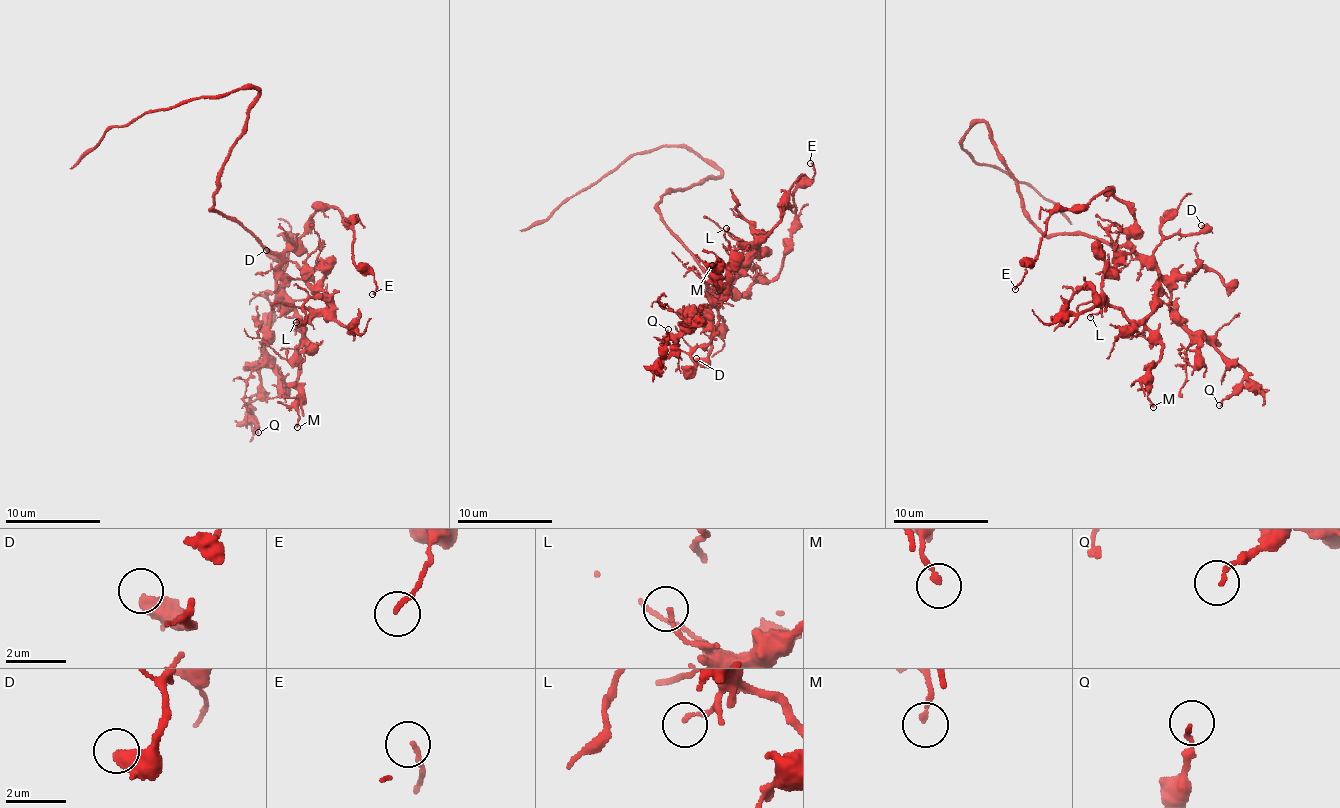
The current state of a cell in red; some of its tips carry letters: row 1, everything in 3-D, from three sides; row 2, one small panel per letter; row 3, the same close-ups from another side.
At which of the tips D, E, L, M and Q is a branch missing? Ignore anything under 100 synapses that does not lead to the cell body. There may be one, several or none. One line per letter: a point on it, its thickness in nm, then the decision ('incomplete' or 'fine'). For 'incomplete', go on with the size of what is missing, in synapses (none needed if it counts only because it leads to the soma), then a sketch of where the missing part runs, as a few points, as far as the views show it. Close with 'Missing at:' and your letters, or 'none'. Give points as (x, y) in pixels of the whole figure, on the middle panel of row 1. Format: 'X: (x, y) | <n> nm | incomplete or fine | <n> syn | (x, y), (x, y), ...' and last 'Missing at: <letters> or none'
D: (696, 358) | 480 nm | fine
E: (810, 163) | 150 nm | fine
L: (726, 228) | 130 nm | fine
M: (712, 265) | 170 nm | fine
Q: (668, 329) | 110 nm | fine
Missing at: none

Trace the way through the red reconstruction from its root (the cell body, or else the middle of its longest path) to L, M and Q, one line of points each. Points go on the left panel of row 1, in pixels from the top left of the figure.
L: (213, 197), (213, 209), (237, 221), (262, 246), (280, 252), (323, 292), (326, 306), (296, 322)
M: (213, 197), (213, 209), (237, 221), (278, 257), (286, 304), (295, 313), (302, 335), (297, 350), (297, 427)
Q: (213, 197), (213, 209), (278, 257), (281, 292), (270, 309), (267, 362), (248, 401), (258, 432)

